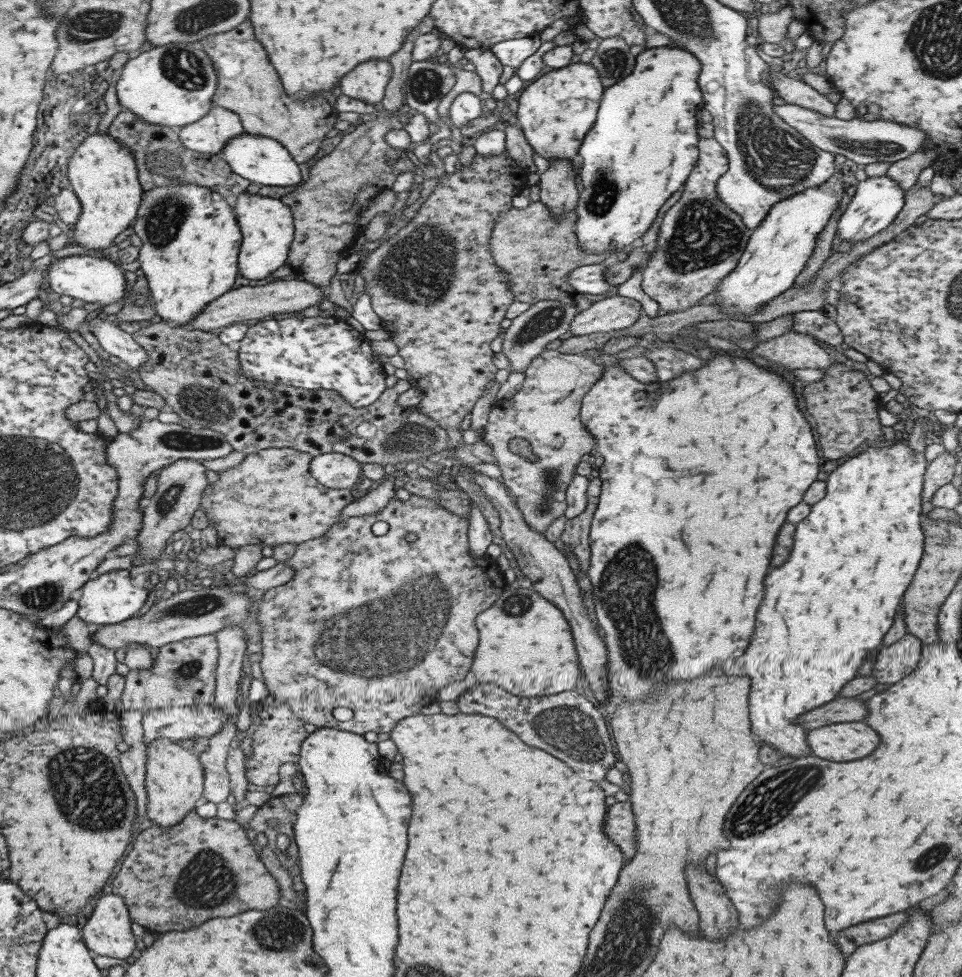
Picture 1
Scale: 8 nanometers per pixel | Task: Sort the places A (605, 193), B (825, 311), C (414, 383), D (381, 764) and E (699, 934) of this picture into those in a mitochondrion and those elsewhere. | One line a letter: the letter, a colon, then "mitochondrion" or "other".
A: mitochondrion
B: other
C: other
D: other
E: other

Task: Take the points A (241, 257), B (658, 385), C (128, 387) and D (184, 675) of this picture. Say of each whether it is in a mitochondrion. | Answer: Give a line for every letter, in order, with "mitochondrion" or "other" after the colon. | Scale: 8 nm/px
A: other
B: other
C: other
D: mitochondrion

